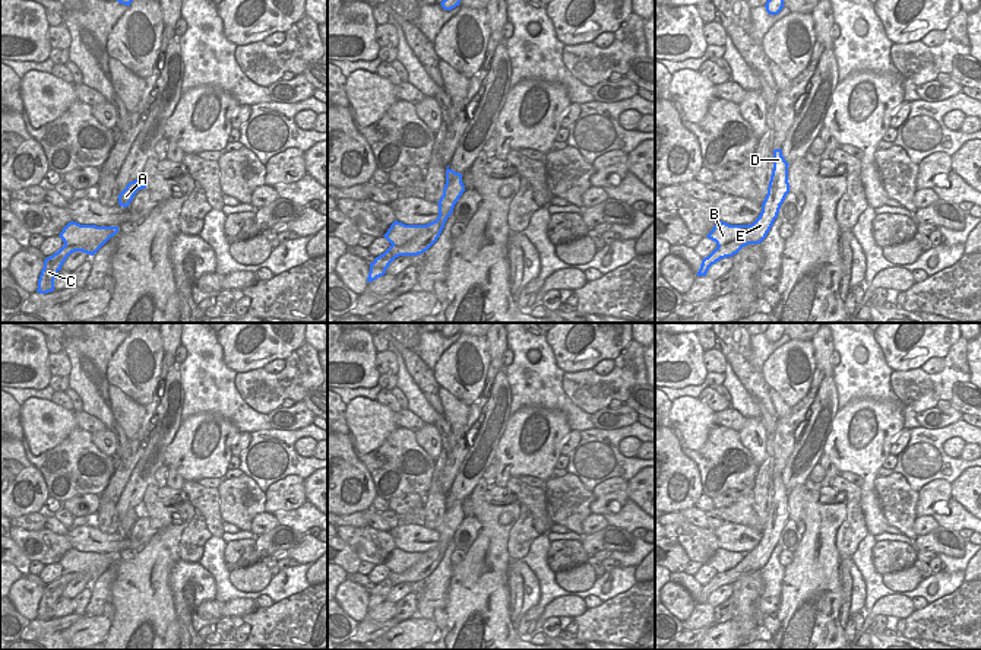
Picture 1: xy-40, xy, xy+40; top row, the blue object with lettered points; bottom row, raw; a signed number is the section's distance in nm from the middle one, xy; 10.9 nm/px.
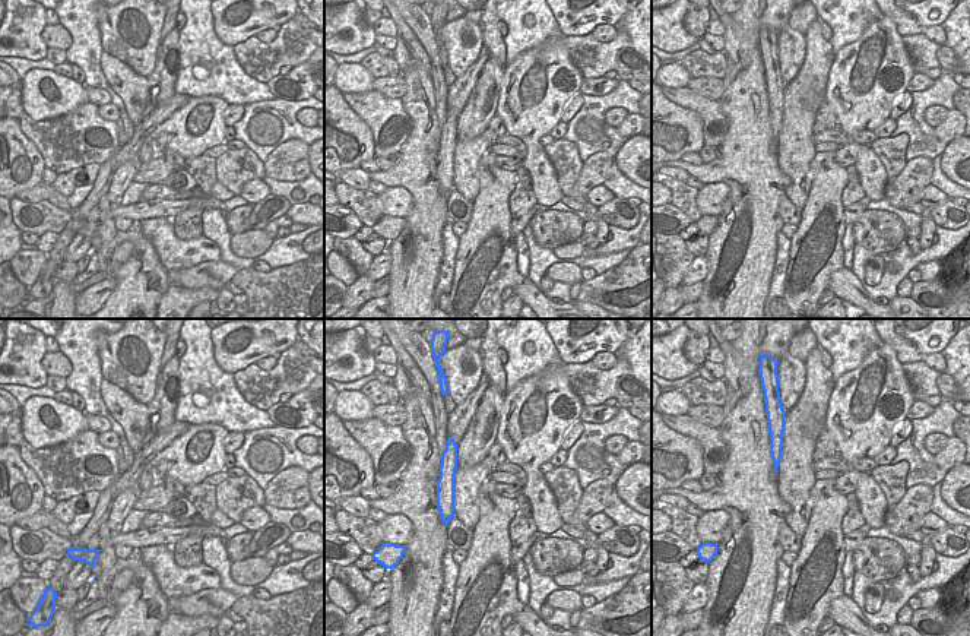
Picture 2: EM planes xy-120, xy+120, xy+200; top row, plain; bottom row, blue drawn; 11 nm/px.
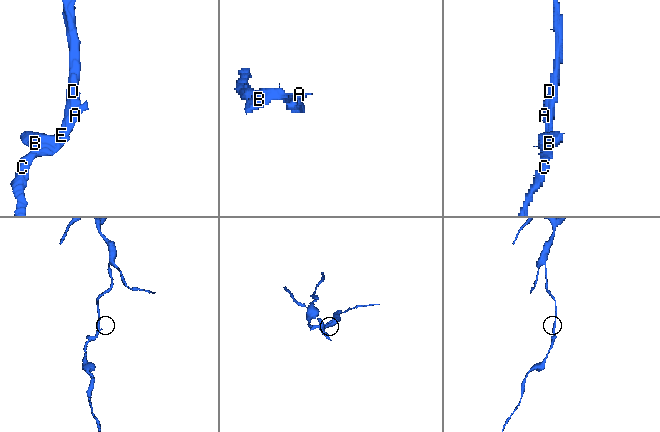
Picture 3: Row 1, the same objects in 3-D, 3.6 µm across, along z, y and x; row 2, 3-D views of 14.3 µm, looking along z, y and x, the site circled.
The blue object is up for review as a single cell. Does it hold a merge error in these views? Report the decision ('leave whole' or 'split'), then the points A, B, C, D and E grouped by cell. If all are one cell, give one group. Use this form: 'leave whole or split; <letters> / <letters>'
split; A C D E / B

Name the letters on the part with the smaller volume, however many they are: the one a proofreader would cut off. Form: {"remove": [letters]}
{"remove": ["B"]}

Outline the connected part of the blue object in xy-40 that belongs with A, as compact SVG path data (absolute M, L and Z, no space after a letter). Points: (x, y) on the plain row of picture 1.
M143 501L137 507L130 508L126 516L118 521L118 532L127 535L135 521L142 516L146 516Z

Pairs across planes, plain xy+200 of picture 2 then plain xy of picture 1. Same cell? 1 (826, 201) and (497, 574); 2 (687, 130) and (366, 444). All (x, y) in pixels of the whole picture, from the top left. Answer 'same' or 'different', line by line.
1: same
2: different

